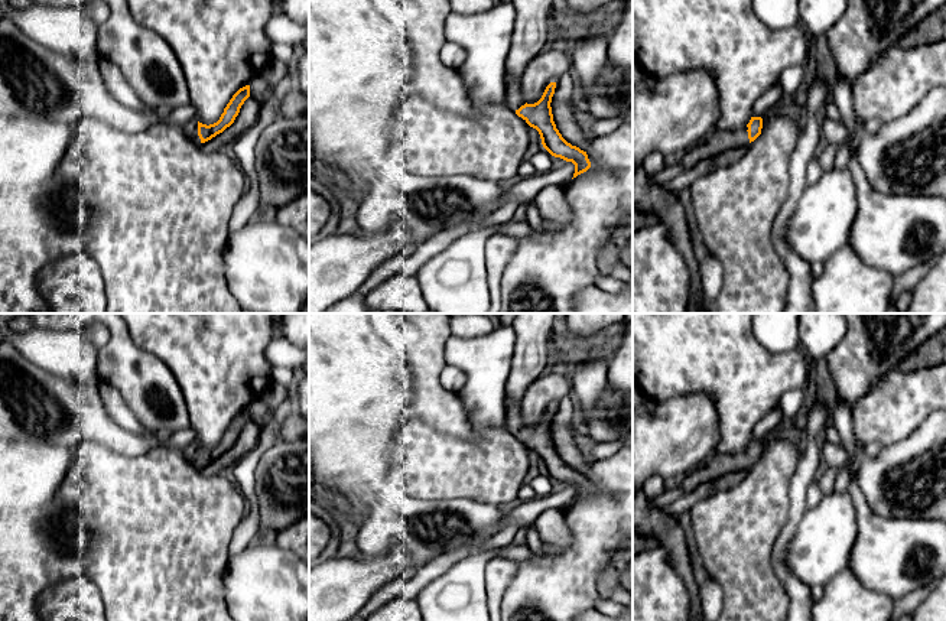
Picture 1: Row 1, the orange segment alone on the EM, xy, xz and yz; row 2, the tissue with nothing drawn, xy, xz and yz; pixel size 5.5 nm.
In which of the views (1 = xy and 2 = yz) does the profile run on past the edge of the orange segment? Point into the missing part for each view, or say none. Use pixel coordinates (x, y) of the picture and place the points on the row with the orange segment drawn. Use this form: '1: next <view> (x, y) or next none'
1: next xy (191, 129)
2: next yz (718, 142)

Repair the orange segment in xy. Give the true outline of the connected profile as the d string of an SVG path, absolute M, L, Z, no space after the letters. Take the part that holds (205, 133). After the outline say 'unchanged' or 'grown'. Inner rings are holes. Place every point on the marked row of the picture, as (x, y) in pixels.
M246 85L240 88L227 107L224 108L224 113L221 114L220 120L214 124L202 124L196 120L189 121L185 124L185 133L189 139L195 140L196 143L202 144L217 134L222 133L227 127L230 127L235 117L240 113L241 105L244 101L250 97L250 85Z; grown

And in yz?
M751 117L750 123L737 130L713 131L703 142L687 149L674 160L680 165L682 170L690 169L702 160L716 156L729 149L745 147L754 142L763 129L761 117Z; grown

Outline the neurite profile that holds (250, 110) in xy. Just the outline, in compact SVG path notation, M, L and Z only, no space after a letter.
M250 95L241 105L234 123L222 133L201 144L202 152L228 150L247 129L257 123L260 110L259 100Z

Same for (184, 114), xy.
M192 103L182 105L179 108L172 110L169 114L166 116L160 116L160 114L155 114L155 121L156 124L179 124L179 126L185 126L189 121L195 120L196 114L195 114L195 107Z

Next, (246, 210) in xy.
M248 179L246 192L237 202L230 218L230 233L240 231L244 225L257 218L259 212L259 194L257 183Z

